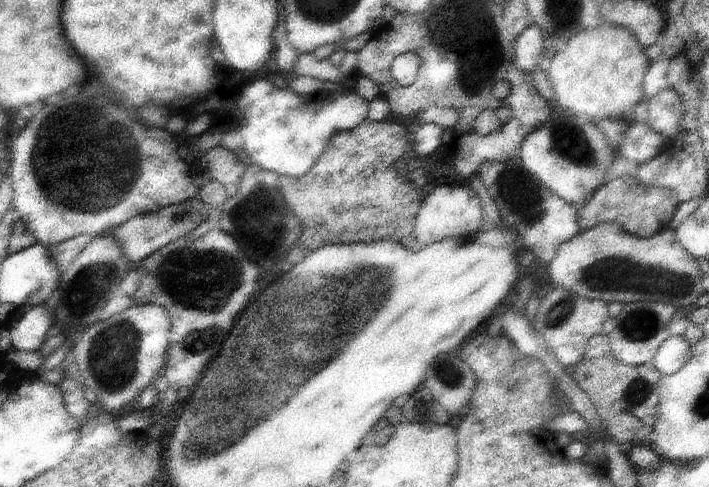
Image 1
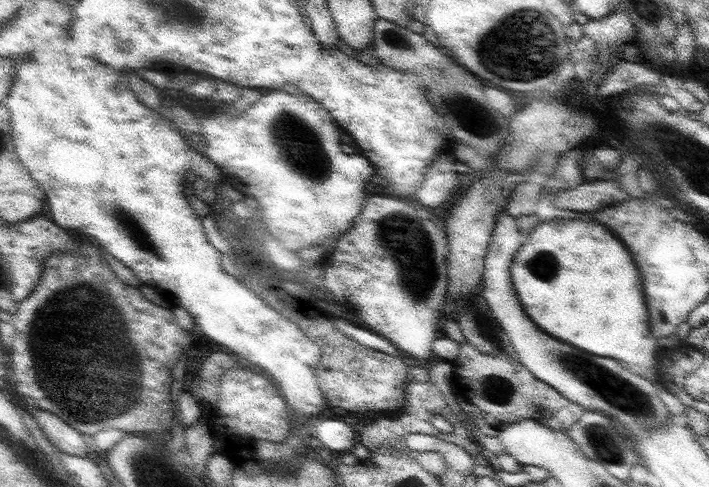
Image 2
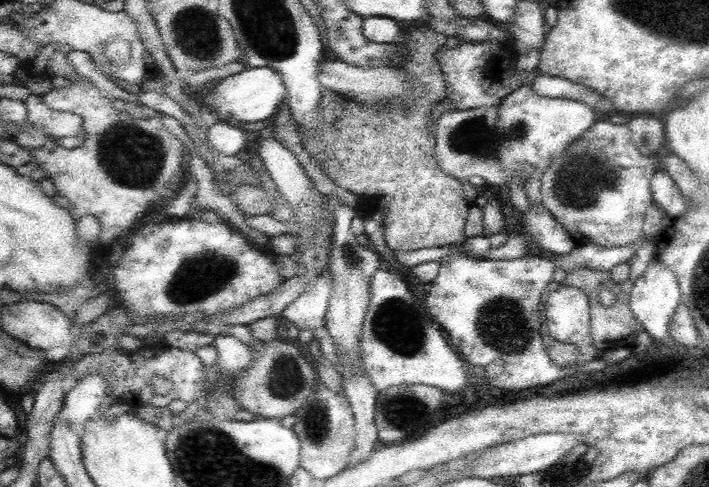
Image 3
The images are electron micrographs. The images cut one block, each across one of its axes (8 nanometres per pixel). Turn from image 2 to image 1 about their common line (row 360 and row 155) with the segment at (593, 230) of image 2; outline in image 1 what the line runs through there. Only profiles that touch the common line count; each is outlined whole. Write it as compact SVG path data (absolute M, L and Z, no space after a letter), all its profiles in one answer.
M633 122L625 132L625 140L619 144L619 154L625 160L637 160L639 164L645 164L663 150L663 142L663 136L651 130L651 126L643 122Z

